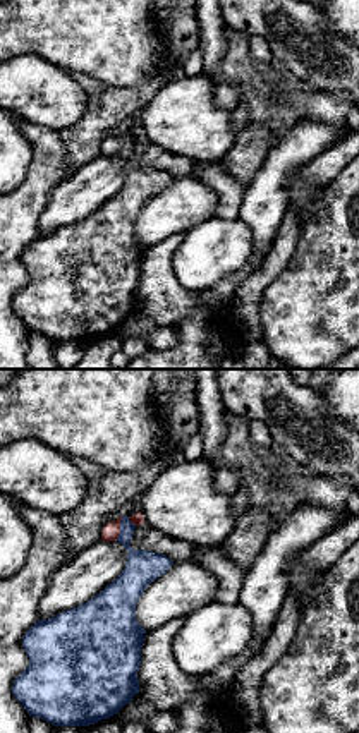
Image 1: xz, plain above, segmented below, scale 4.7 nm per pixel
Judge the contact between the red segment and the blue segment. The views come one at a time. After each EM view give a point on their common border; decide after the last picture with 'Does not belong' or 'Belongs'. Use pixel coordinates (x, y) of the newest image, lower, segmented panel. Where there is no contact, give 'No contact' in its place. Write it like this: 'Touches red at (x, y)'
Touches red at (119, 529)

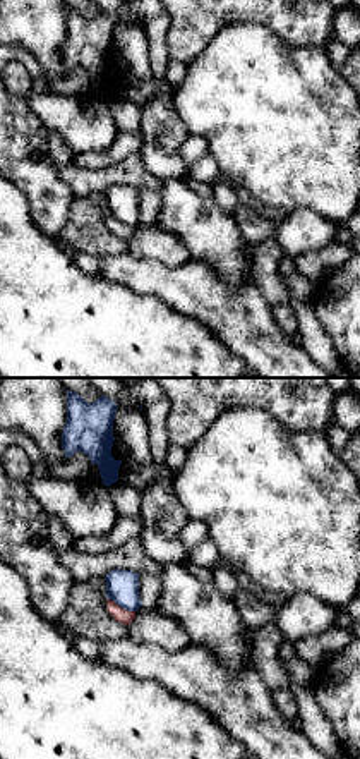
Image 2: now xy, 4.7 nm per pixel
Touches red at (119, 607)

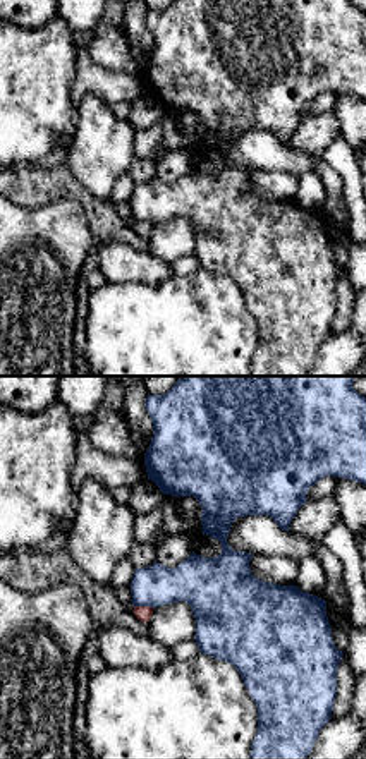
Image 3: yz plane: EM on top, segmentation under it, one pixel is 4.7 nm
Touches red at (145, 607)

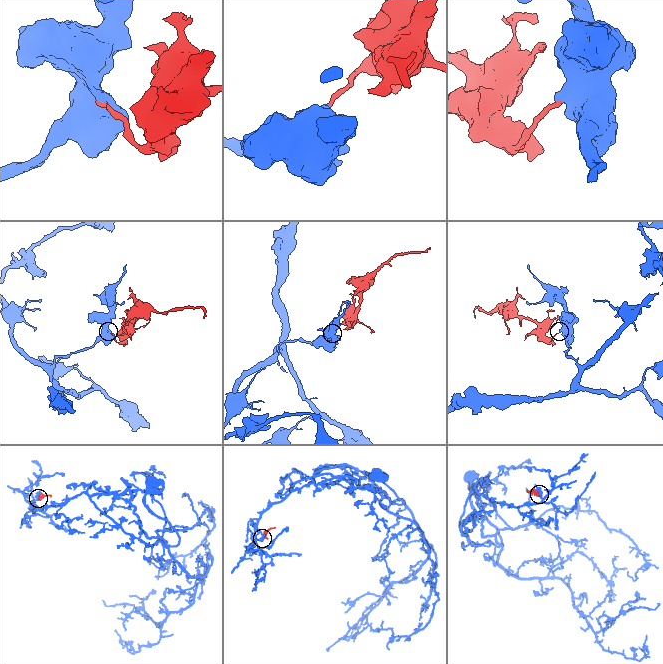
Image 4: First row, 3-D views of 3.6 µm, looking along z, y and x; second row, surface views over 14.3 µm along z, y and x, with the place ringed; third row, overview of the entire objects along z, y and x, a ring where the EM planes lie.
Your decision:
Does not belong

